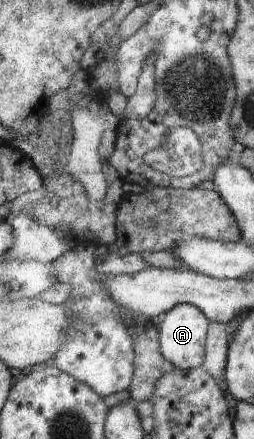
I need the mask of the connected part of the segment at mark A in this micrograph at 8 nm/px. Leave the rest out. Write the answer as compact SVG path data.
M179 304L163 315L163 322L158 332L161 353L167 361L183 371L201 367L205 353L205 335L210 323L205 319L206 314L191 304Z

